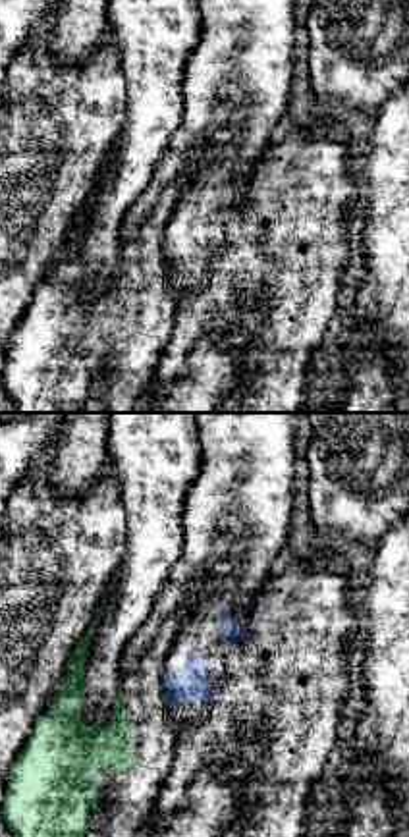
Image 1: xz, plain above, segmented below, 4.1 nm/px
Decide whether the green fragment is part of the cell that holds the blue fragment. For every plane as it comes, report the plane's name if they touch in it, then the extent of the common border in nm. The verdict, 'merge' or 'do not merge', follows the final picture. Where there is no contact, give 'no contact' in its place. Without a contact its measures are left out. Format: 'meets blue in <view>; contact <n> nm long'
meets blue in xz; contact 60 nm long

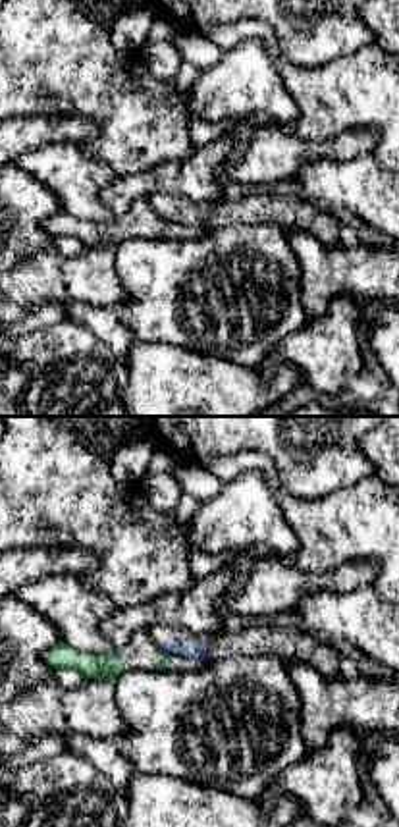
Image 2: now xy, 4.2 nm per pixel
meets blue in xy; contact 40 nm long

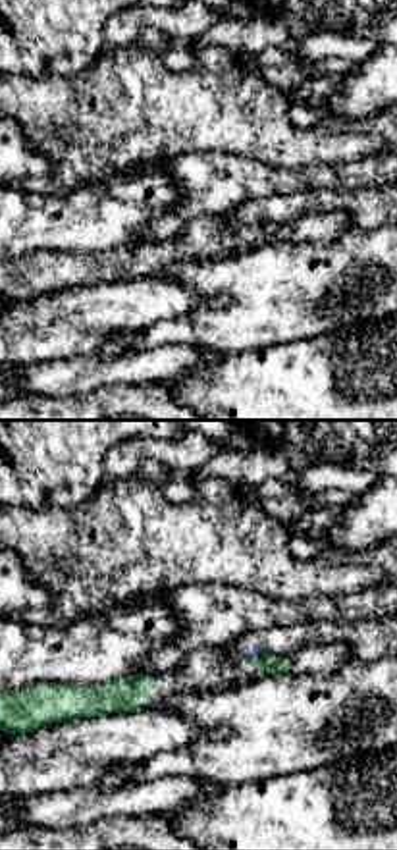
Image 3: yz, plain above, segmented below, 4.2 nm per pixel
meets blue in yz; contact 60 nm long

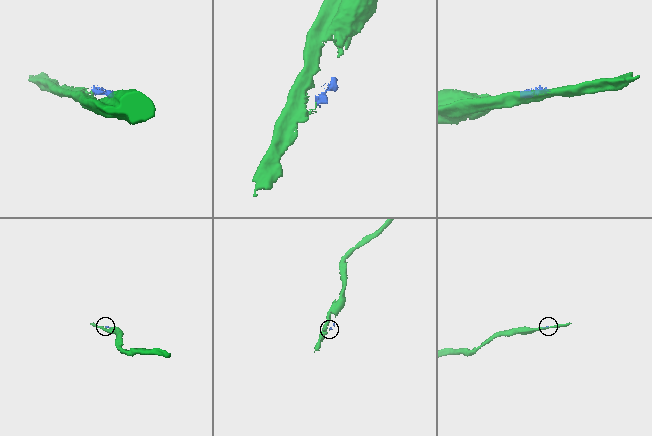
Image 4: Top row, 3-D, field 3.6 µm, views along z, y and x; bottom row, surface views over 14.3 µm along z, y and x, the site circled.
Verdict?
do not merge

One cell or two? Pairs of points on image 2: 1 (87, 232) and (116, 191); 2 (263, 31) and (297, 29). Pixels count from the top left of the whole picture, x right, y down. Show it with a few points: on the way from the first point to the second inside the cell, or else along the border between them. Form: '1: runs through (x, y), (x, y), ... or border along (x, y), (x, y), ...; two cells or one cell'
1: border along (145, 199), (139, 199), (112, 218); two cells
2: border along (253, 20), (272, 31), (288, 62), (301, 66); two cells

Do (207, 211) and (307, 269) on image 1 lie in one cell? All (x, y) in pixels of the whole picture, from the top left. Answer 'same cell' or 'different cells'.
same cell

